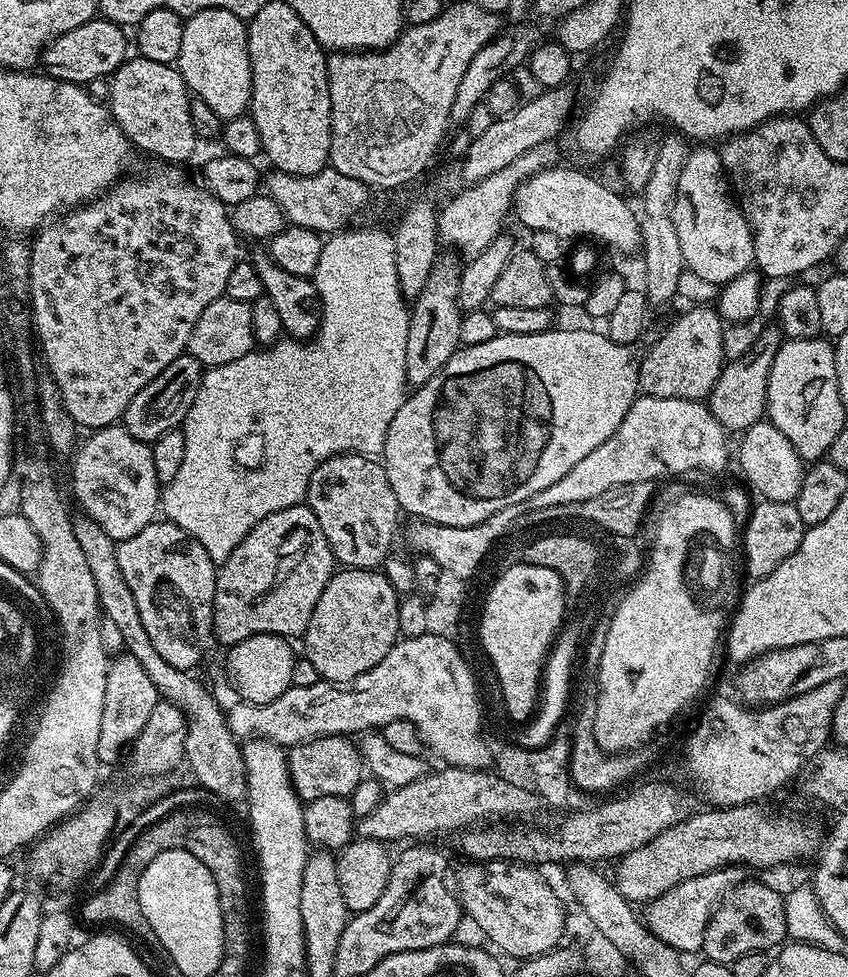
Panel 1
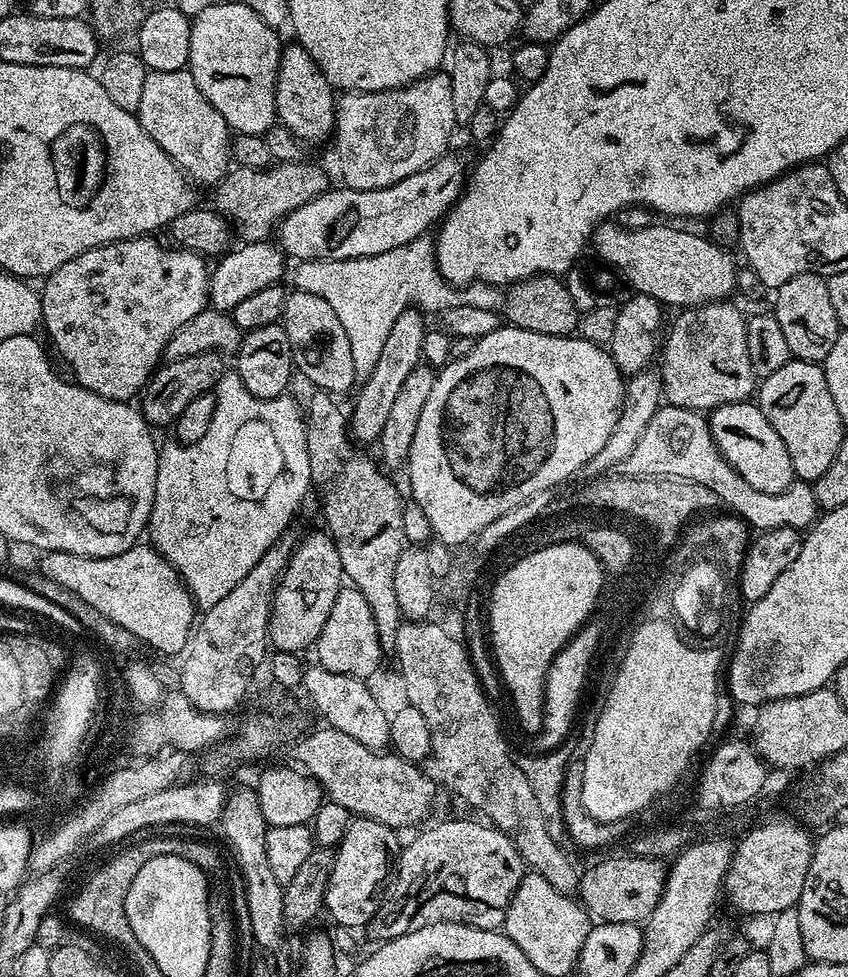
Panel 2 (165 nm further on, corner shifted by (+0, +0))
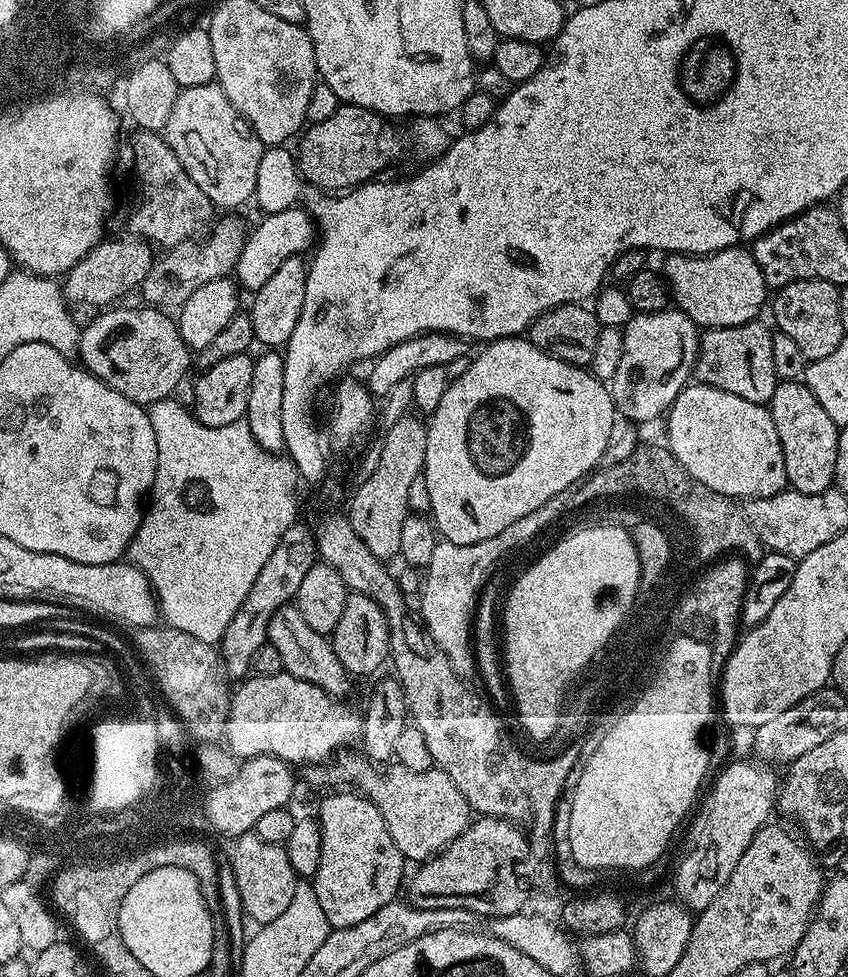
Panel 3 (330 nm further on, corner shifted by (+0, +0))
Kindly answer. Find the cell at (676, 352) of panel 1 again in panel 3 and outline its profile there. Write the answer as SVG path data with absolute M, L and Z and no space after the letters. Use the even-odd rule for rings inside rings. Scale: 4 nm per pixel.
M757 318L742 326L705 328L700 333L700 349L696 355L694 376L699 383L738 394L746 402L767 405L771 401L778 379L774 370L773 329Z

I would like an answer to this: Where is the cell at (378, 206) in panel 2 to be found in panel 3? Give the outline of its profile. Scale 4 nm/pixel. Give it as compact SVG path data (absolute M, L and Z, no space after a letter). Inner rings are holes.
M303 207L277 208L265 216L268 217L253 232L251 229L247 233L234 273L239 287L249 288L249 293L252 294L266 286L266 278L270 278L270 274L274 274L274 270L278 270L278 266L282 266L286 258L307 253L313 247L314 237L318 232L312 217Z

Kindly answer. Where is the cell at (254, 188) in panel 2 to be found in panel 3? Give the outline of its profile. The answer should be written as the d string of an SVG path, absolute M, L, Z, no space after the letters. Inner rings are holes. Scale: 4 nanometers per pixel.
M235 215L225 216L228 216L225 220L217 219L203 238L187 240L185 244L165 251L164 257L161 260L159 257L153 263L138 289L139 295L144 295L145 305L161 310L179 309L186 297L198 290L198 286L214 282L214 278L232 276L235 273L236 263L242 254L242 246L246 239L246 227L244 228L242 221L232 217Z

